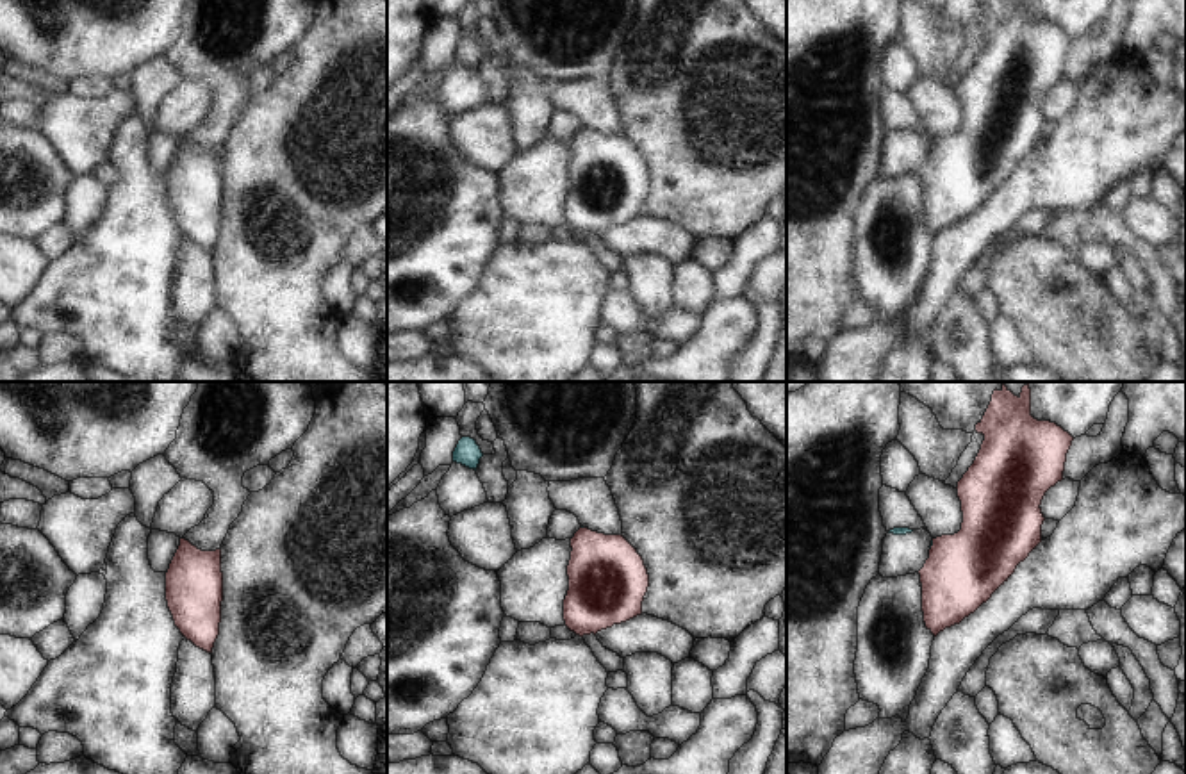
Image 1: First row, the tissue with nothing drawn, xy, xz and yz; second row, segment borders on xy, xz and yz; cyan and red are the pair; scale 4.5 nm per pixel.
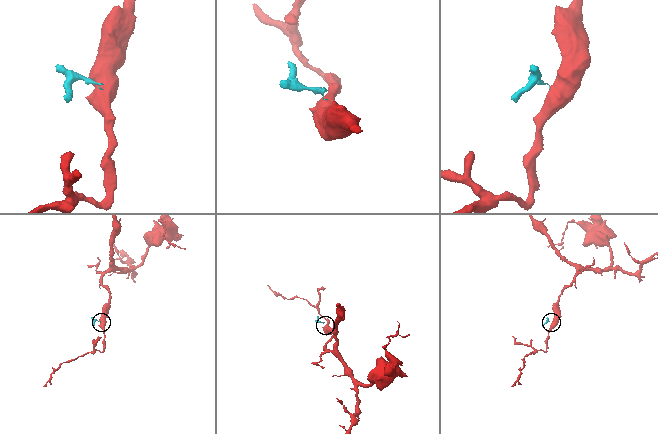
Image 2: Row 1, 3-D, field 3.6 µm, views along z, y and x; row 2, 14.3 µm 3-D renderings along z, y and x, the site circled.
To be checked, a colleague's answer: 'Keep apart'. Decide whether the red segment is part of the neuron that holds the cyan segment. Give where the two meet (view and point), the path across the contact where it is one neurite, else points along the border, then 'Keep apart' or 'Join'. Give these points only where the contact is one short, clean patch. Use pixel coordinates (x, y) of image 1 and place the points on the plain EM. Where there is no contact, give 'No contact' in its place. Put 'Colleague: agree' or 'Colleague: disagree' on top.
Colleague: agree
Touches cyan at yz (931, 145). Boundary: yz (933, 141), (930, 147). Keep apart

